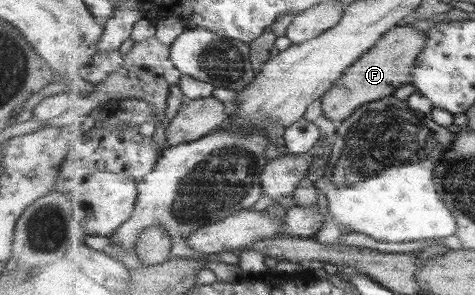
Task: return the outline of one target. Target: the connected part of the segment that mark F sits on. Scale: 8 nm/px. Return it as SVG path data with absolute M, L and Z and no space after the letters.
M410 25L389 29L353 66L345 69L343 76L322 96L321 109L325 118L335 125L347 120L360 106L395 94L397 88L411 84L412 68L427 44L427 31L413 29Z

